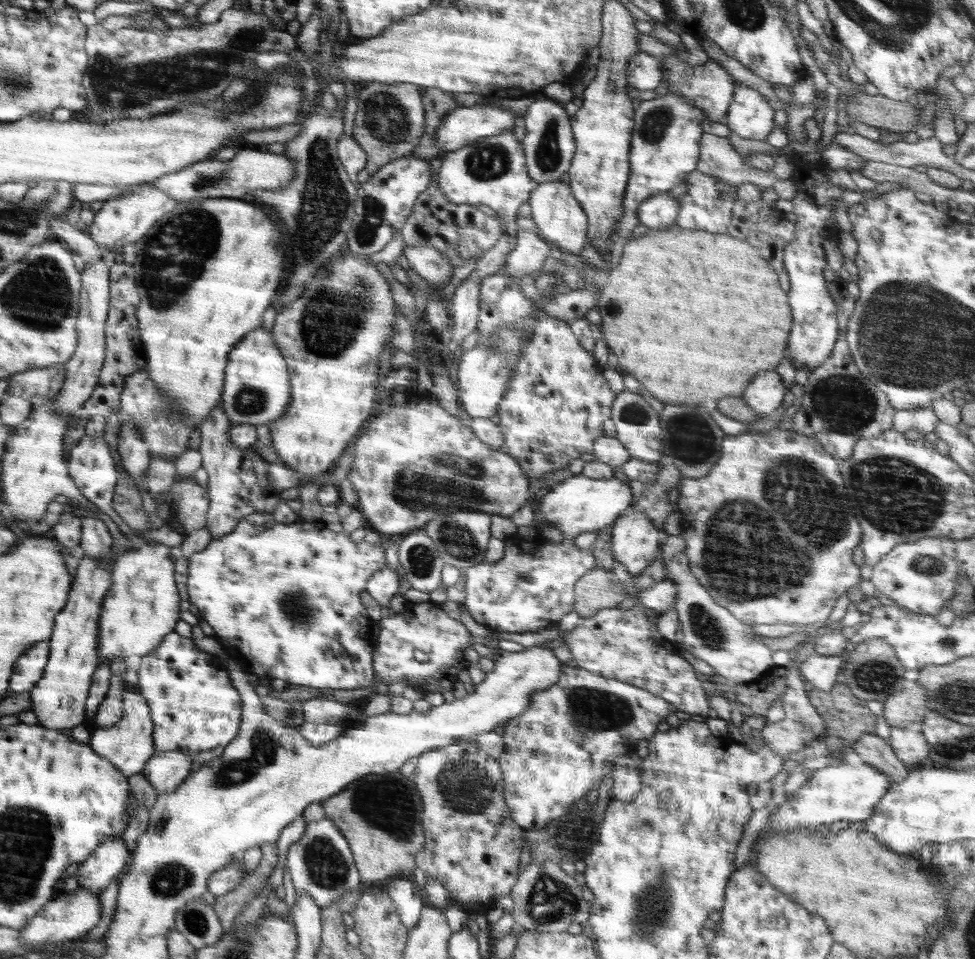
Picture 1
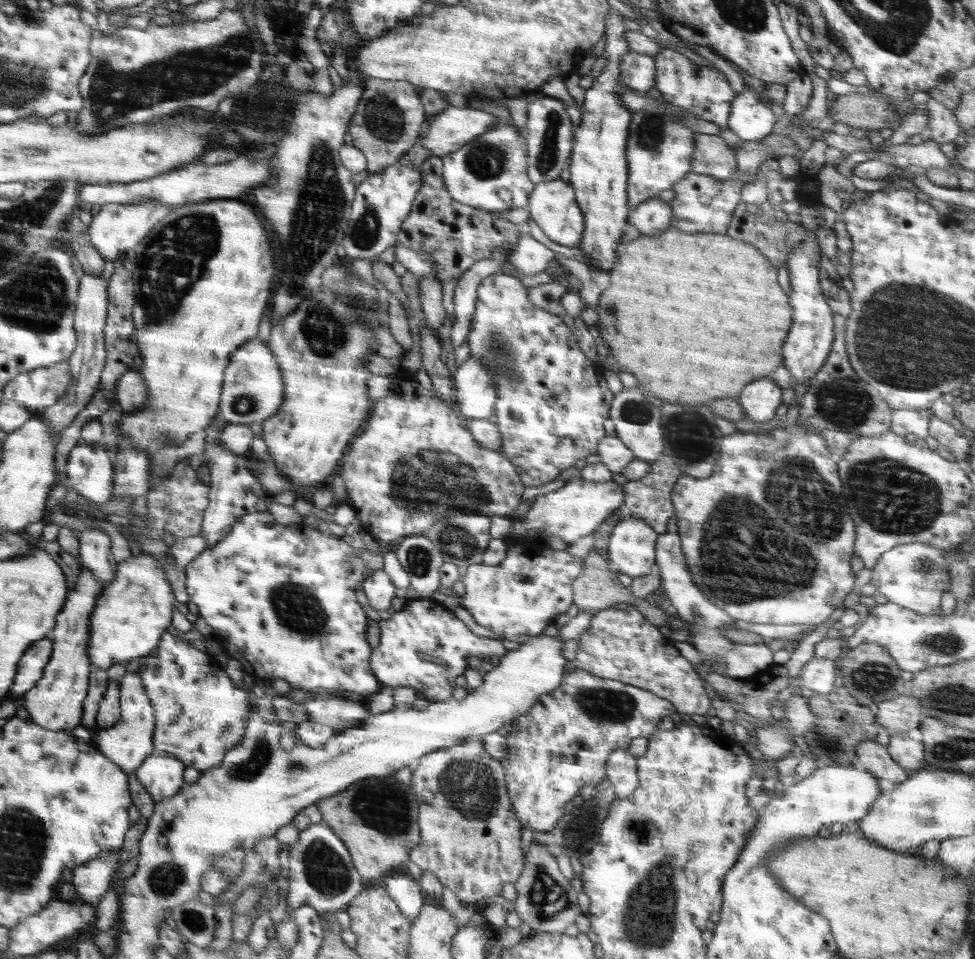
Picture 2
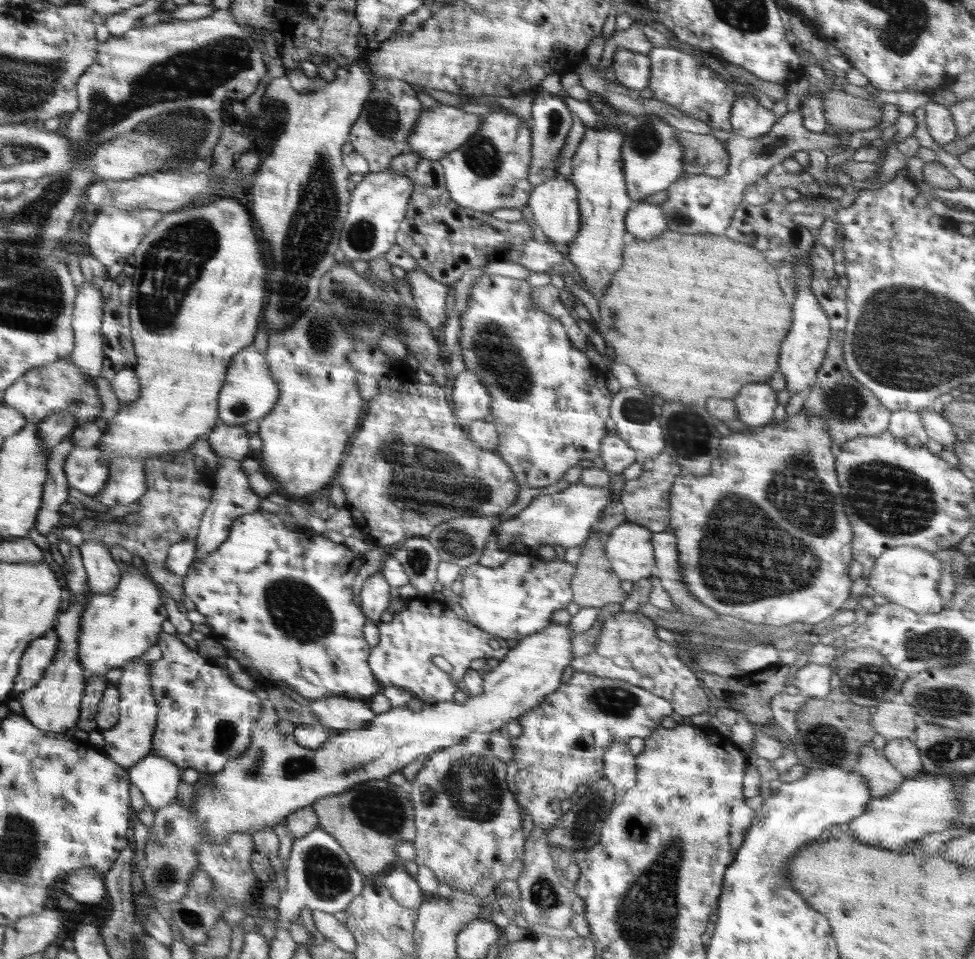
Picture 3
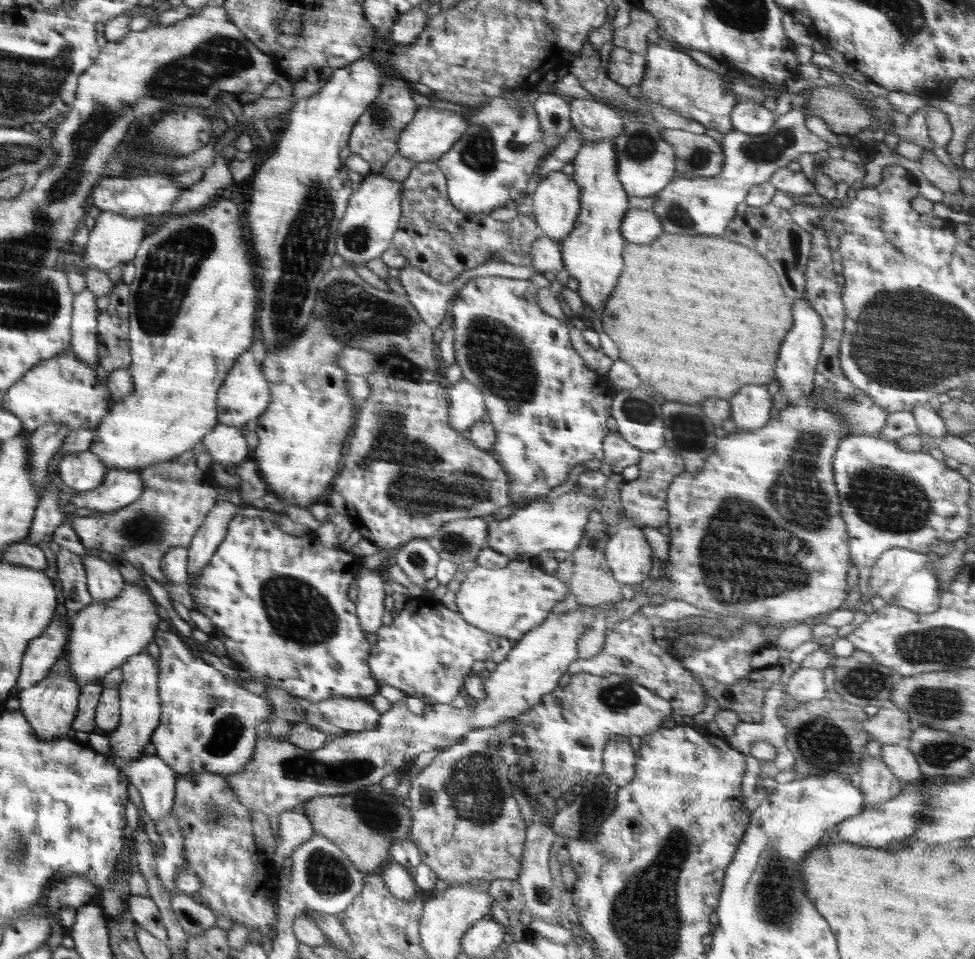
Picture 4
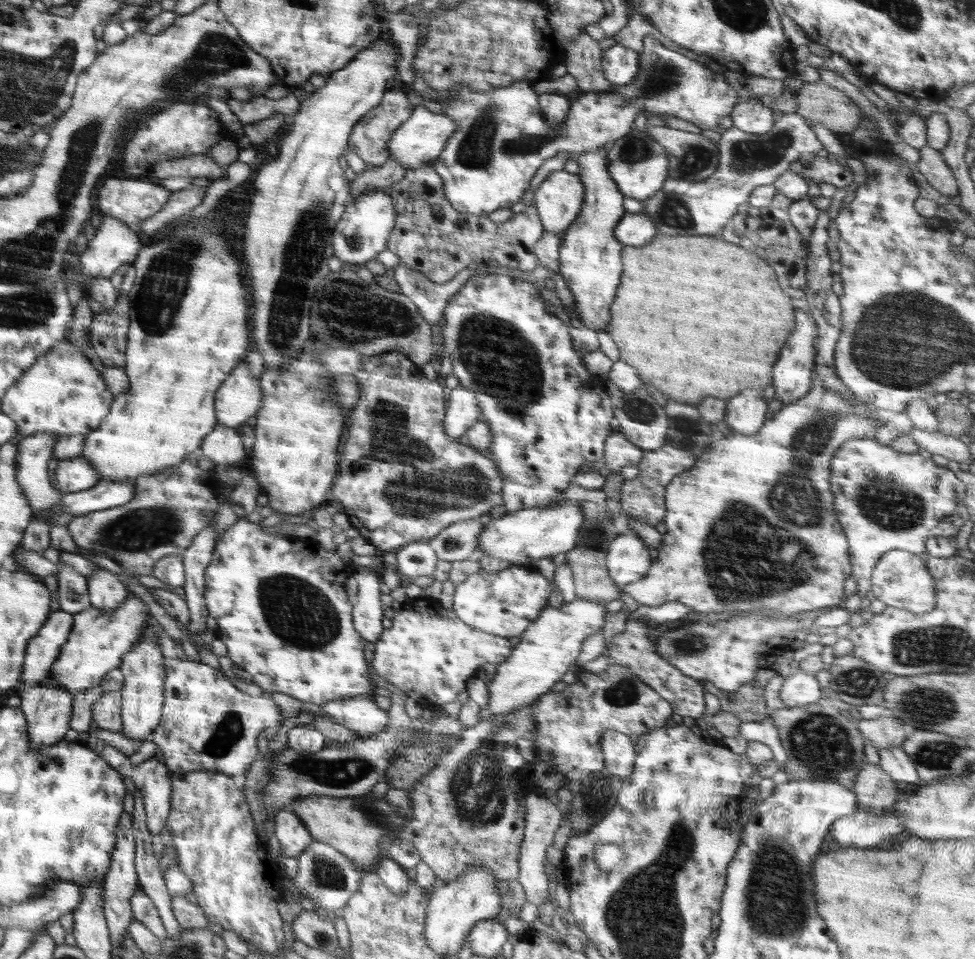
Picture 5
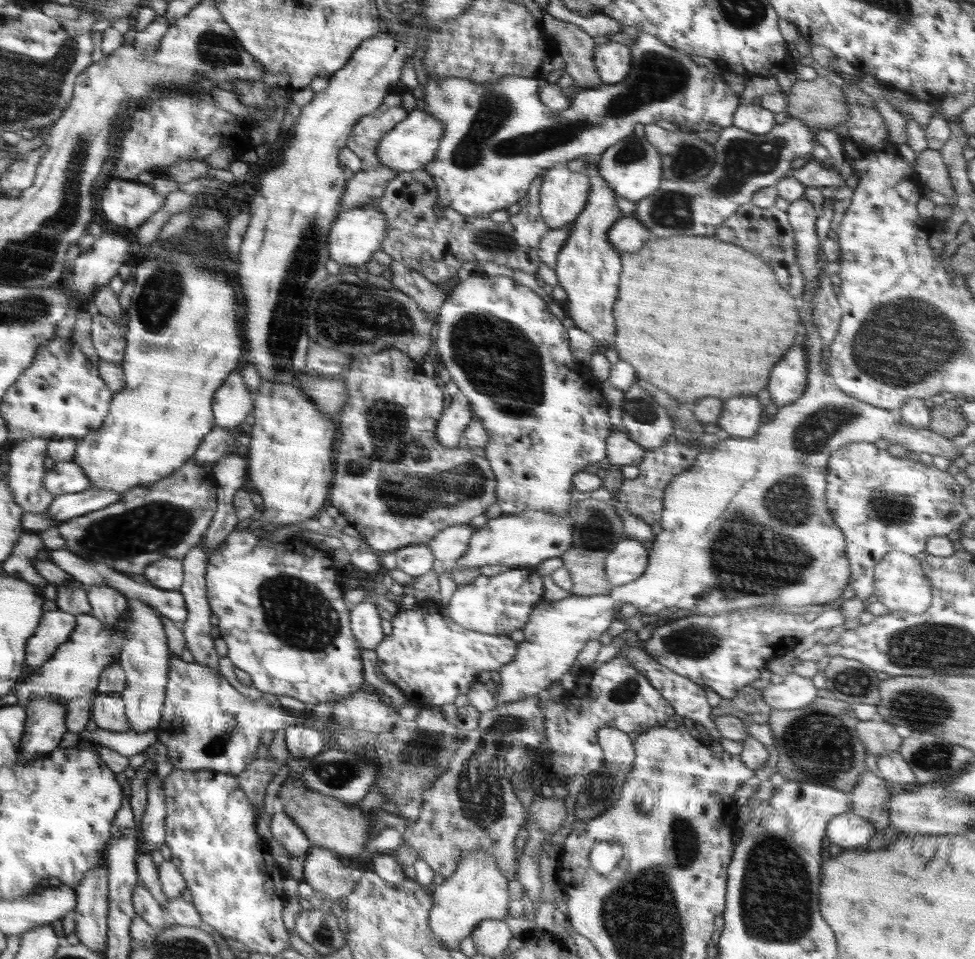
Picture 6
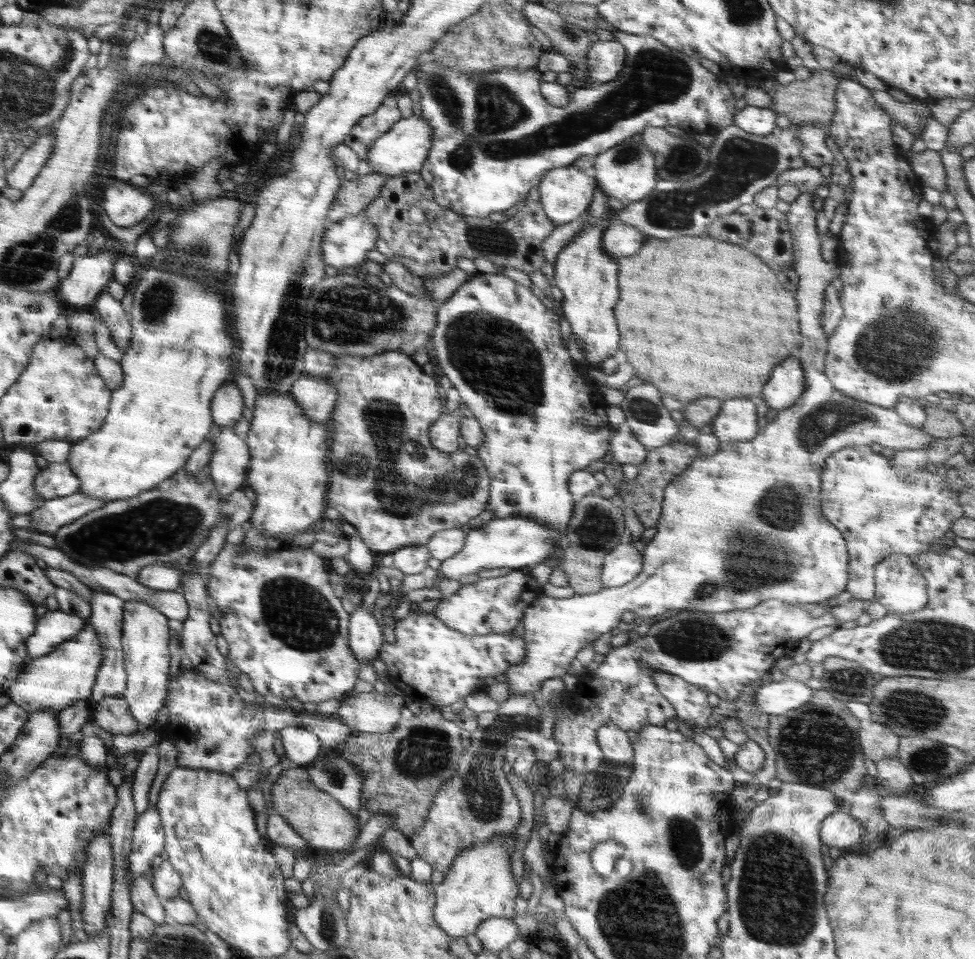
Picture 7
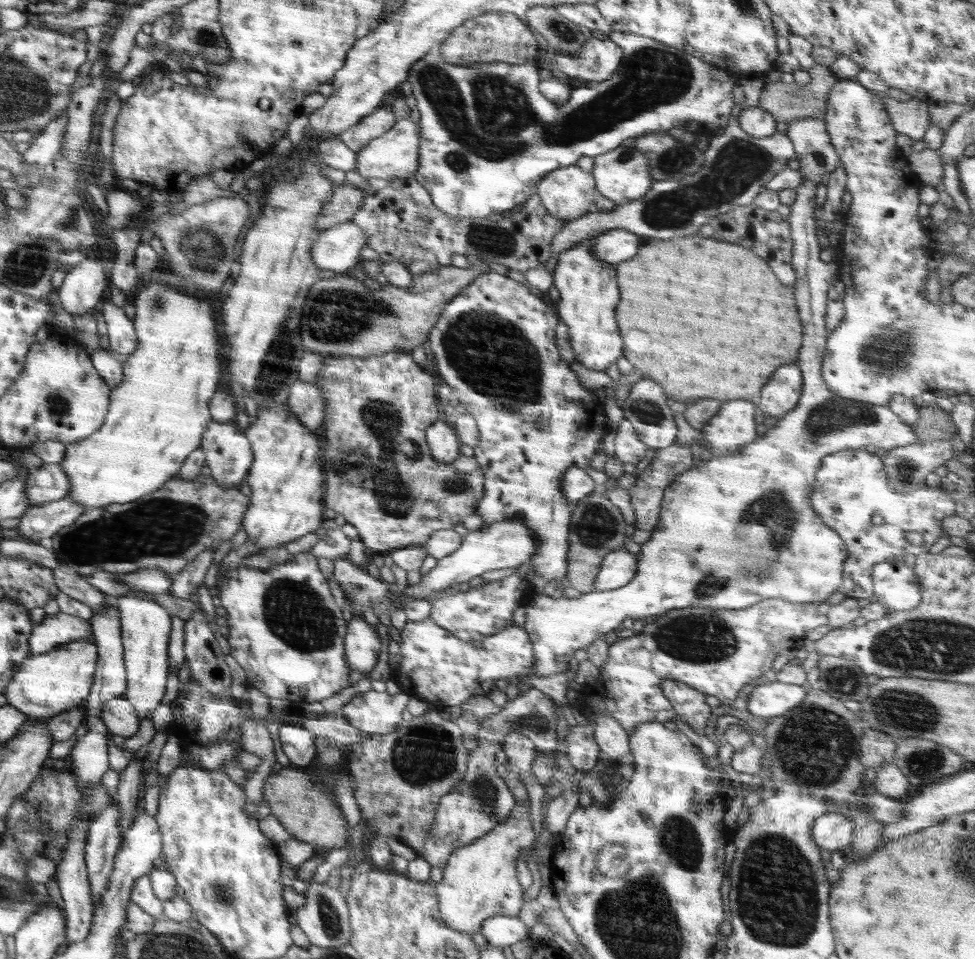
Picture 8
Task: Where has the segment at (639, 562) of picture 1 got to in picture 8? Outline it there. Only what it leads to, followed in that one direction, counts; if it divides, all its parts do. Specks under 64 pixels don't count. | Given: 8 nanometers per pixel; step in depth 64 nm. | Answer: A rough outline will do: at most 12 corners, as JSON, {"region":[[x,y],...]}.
{"region":[[624,545],[600,565],[593,592],[620,589],[634,579],[638,555]]}

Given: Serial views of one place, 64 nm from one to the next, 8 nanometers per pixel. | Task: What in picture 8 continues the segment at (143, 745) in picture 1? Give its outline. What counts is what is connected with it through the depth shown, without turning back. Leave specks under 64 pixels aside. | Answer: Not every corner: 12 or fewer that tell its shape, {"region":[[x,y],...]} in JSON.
{"region":[[119,598],[127,687],[139,720],[166,694],[171,617]]}

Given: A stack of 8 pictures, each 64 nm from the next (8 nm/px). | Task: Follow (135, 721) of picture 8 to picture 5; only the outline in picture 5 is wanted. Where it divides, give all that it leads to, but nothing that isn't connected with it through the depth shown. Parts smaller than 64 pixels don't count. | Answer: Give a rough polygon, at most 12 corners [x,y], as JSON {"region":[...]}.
{"region":[[103,691],[93,706],[99,728],[121,732],[121,691]]}

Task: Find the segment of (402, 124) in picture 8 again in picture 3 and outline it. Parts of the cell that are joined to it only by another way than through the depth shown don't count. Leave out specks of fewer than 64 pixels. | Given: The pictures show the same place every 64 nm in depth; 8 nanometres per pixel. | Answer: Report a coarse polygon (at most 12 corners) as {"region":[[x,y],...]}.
{"region":[[424,110],[406,151],[440,160],[465,144],[483,116]]}

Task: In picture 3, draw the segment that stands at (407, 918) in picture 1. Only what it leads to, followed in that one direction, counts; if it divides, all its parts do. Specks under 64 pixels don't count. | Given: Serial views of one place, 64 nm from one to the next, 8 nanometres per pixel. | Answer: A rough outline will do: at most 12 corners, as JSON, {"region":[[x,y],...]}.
{"region":[[398,864],[384,886],[404,908],[417,911],[426,895]]}

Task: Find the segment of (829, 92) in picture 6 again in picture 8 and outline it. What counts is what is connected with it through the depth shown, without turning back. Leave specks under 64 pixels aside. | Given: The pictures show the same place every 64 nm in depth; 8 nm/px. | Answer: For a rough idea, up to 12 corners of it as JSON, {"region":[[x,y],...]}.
{"region":[[828,67],[807,70],[806,85],[776,81],[757,105],[775,120],[824,120],[839,81]]}

